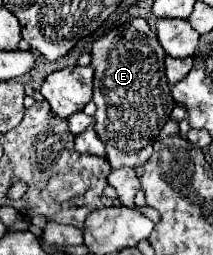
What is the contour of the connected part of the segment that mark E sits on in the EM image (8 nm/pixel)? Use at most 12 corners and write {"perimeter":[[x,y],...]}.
{"perimeter":[[144,18],[92,46],[94,128],[112,168],[142,166],[174,108]]}

